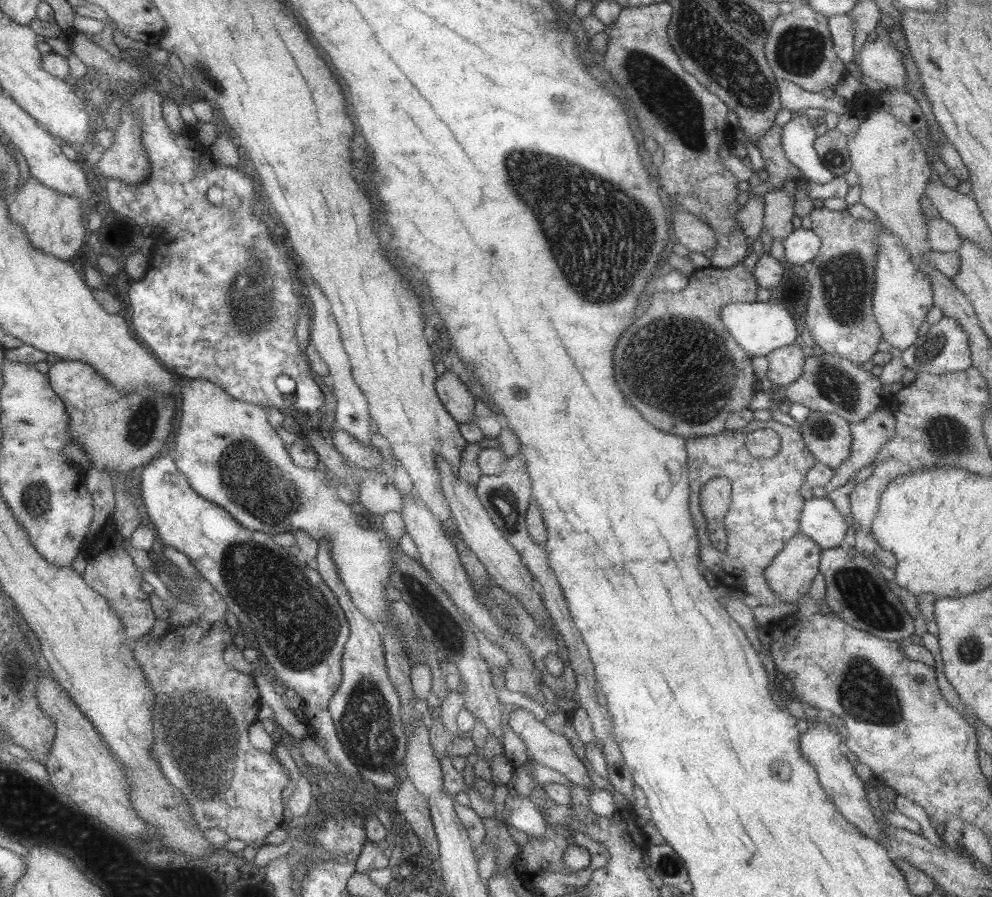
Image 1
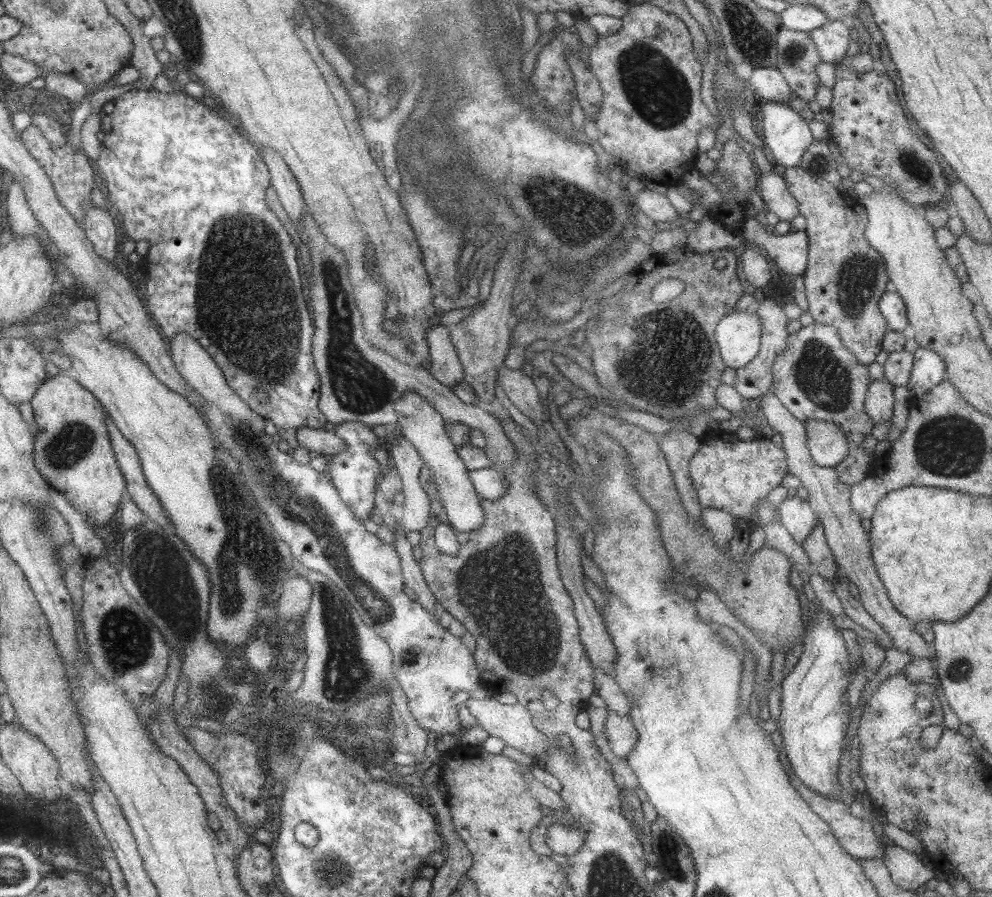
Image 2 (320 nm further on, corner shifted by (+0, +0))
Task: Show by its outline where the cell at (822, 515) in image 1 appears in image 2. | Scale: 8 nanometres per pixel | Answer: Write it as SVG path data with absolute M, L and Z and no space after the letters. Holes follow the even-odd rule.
M793 494L782 500L777 507L777 519L799 545L818 522L818 517L808 501L803 501Z

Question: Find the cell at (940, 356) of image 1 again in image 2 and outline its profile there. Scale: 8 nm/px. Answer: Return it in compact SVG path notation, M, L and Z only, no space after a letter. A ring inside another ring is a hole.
M919 349L912 354L913 365L906 388L912 397L921 398L933 387L946 380L945 363L939 355L927 349Z

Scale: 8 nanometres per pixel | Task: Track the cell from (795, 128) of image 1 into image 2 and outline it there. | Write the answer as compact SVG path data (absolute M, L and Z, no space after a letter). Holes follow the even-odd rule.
M759 102L763 126L759 132L763 143L777 164L777 169L797 167L803 152L814 141L808 124L786 103Z

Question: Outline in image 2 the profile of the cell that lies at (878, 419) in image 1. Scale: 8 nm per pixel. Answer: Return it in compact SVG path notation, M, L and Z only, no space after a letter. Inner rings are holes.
M872 380L865 392L864 407L874 424L888 421L894 410L893 388L885 380Z

